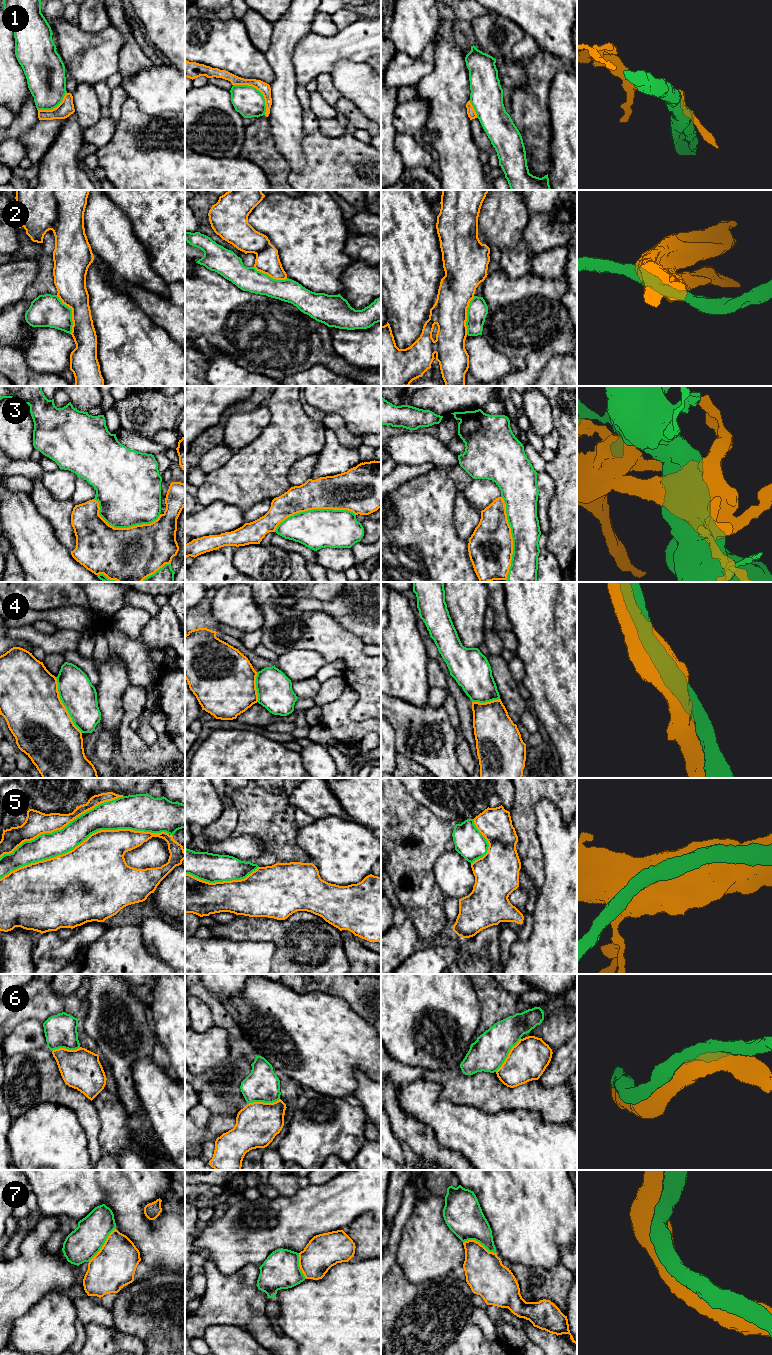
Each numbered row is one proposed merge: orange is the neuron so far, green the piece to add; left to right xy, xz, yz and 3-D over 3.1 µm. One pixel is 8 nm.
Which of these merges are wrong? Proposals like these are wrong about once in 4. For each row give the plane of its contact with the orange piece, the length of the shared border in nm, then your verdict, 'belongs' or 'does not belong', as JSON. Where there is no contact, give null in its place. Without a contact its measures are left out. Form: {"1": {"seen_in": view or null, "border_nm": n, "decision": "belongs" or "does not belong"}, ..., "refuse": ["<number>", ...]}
{"1": {"seen_in": "xz", "border_nm": 360, "decision": "does not belong"}, "2": {"seen_in": "xy", "border_nm": 340, "decision": "does not belong"}, "3": {"seen_in": "xz", "border_nm": 650, "decision": "does not belong"}, "4": {"seen_in": "xy", "border_nm": 500, "decision": "belongs"}, "5": {"seen_in": "xy", "border_nm": 1400, "decision": "does not belong"}, "6": {"seen_in": "yz", "border_nm": 340, "decision": "belongs"}, "7": {"seen_in": "xy", "border_nm": 340, "decision": "belongs"}, "refuse": ["1", "2", "3", "5"]}

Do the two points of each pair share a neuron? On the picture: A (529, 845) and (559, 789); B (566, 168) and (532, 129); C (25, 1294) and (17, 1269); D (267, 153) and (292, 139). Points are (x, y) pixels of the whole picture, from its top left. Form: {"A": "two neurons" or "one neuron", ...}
{"A": "one neuron", "B": "two neurons", "C": "one neuron", "D": "two neurons"}

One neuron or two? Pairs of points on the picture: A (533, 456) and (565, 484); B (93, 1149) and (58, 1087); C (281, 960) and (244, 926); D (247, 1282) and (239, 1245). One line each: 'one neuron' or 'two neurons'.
A: two neurons
B: one neuron
C: one neuron
D: two neurons

